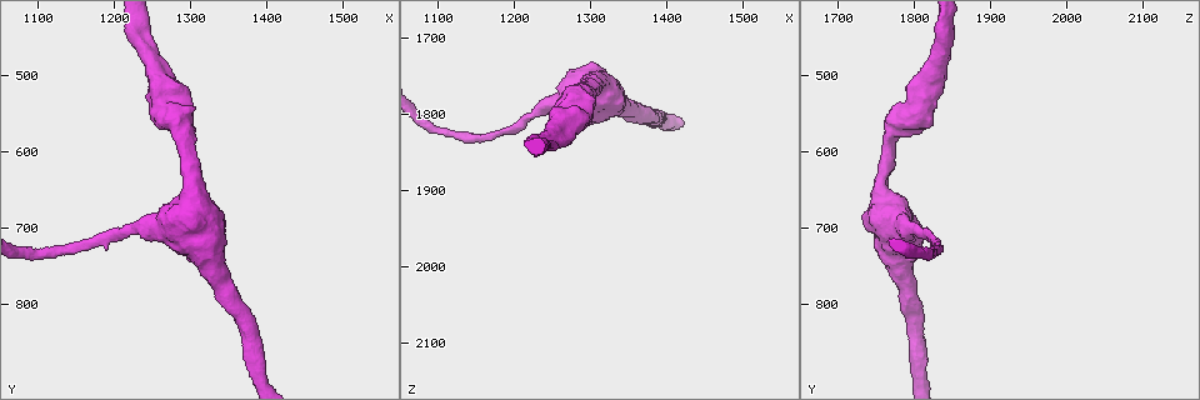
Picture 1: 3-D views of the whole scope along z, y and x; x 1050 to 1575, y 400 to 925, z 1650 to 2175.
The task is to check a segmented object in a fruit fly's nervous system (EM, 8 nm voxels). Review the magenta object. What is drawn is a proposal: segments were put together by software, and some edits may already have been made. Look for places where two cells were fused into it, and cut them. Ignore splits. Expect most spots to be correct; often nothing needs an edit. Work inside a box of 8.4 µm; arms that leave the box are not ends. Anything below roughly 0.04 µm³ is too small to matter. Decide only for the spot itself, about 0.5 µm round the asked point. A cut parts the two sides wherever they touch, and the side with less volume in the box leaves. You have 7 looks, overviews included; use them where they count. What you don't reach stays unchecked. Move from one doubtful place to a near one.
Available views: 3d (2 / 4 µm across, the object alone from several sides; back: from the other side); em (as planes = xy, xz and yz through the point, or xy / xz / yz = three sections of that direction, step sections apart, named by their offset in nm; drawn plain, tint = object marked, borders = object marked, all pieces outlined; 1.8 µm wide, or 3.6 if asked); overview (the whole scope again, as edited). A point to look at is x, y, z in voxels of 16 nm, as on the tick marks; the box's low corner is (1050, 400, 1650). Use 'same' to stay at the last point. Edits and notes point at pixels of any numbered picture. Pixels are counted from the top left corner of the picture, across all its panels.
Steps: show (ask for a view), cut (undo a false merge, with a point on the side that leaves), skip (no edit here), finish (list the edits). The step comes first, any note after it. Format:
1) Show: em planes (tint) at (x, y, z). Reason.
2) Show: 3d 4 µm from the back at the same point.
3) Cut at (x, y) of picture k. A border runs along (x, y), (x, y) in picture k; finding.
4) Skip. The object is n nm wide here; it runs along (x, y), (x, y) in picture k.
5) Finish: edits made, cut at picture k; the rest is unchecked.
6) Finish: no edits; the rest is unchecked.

Show: 3d 4 µm at (1210, 705, 1810). Sudden change in width.

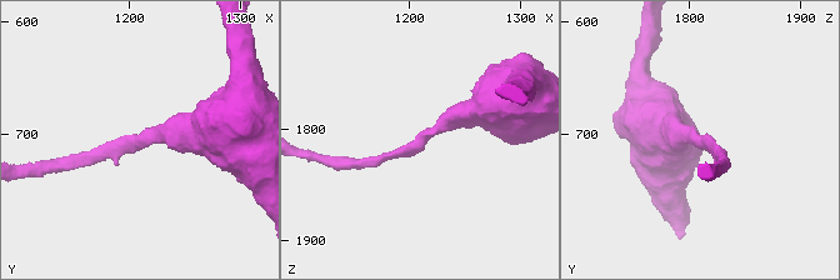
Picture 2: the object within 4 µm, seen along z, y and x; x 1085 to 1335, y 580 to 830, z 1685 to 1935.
Show: em planes (tint) at (1208, 708, 1812). The arms are 160, 340 nm wide.

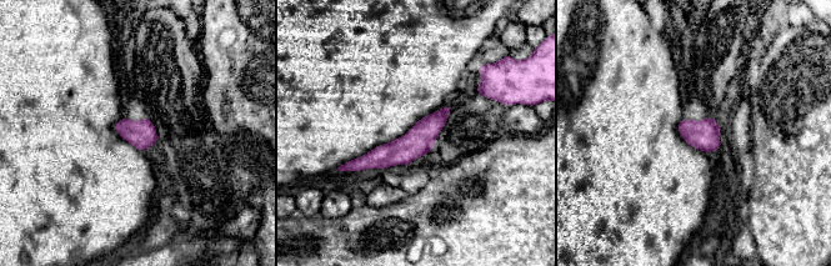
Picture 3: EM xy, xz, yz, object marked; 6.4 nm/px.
Skip. The object is 180 nm wide here; it runs along (446, 110), (403, 151), (348, 165) in picture 3; all the same cell.

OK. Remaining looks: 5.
Show: em 3.6 µm planes (plain) at (1290, 560, 1785). Thick turns thin.

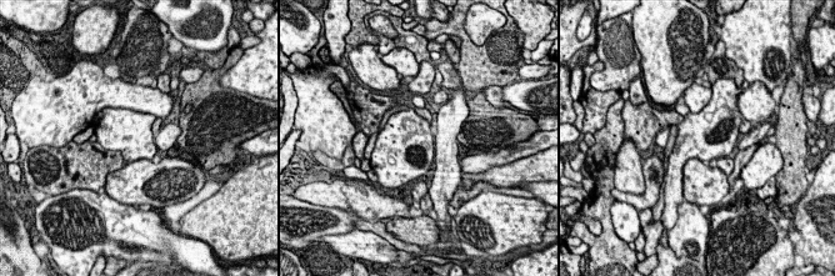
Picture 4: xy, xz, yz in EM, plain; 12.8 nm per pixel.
Show: em 3.6 µm planes (tint) at the same point. Where the object lies.

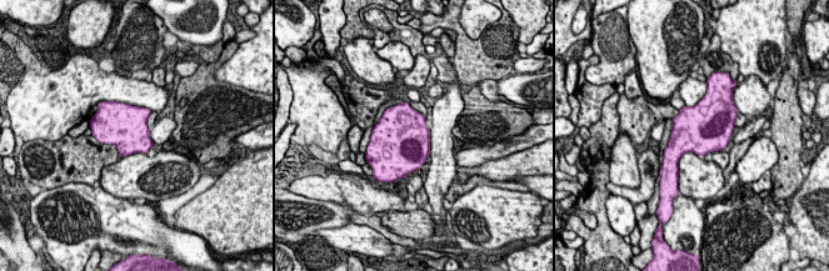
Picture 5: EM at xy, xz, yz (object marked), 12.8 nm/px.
Skip. One cell here.

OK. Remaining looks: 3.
Show: em 3.6 µm planes (tint) at (1300, 660, 1755).

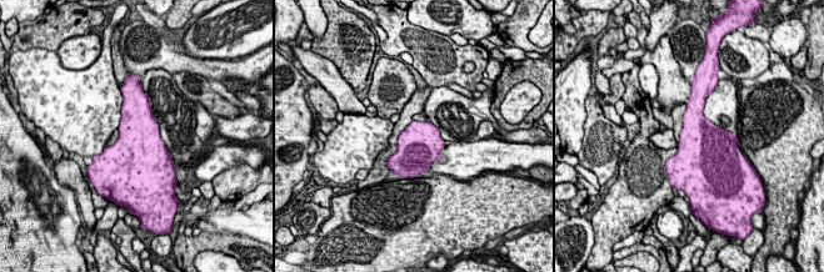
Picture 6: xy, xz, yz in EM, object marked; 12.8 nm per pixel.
Skip. All the same cell.

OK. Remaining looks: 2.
Finish: no edits; the rest is unchecked.

